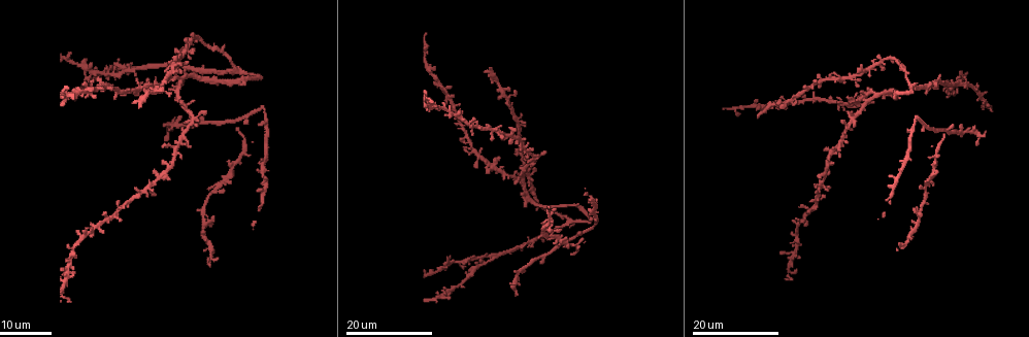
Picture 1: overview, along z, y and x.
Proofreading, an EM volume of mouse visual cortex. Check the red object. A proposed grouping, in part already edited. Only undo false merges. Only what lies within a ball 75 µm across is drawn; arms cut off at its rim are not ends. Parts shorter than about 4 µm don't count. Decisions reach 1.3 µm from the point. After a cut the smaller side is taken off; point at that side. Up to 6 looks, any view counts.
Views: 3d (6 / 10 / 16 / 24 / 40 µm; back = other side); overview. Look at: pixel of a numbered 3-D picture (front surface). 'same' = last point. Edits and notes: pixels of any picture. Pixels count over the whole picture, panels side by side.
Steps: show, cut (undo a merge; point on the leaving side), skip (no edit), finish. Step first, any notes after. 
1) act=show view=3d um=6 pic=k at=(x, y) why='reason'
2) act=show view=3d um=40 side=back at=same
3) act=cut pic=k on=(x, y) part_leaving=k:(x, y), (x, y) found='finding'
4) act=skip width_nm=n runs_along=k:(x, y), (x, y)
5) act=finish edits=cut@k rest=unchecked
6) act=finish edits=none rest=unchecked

act=show view=3d um=16 pic=1 at=(236, 81)

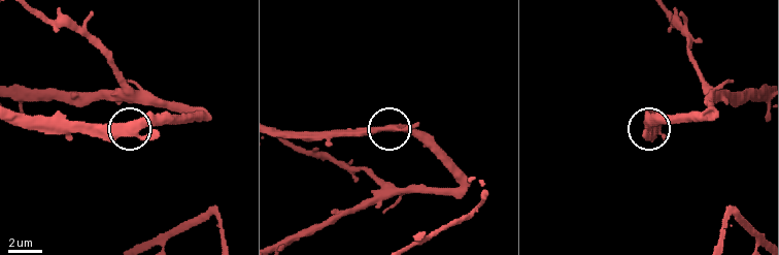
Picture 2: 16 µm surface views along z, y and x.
act=show view=3d um=10 pic=2 at=(383, 128)

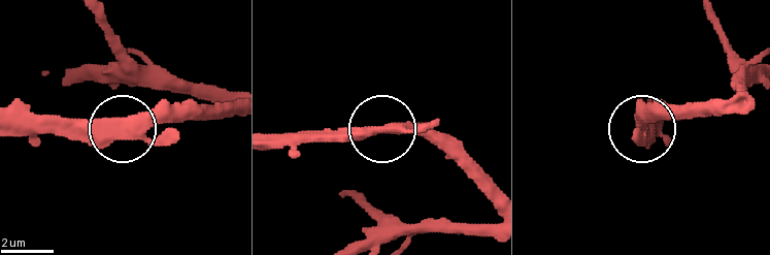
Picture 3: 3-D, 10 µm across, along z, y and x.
act=skip runs_along=3:(270, 133), (403, 126), (441, 133) found='continuous, no second neuron'

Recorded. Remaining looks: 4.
act=show view=3d um=16 pic=1 at=(877, 95) why='three-way junction'

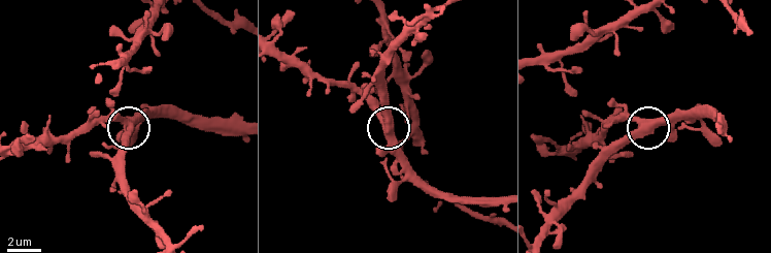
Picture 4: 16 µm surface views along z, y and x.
act=show view=3d um=10 pic=4 at=(381, 120)

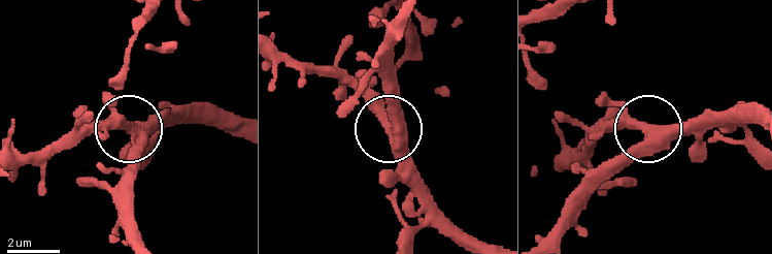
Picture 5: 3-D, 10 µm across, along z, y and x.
act=show view=3d um=10 side=back pic=5 at=(390, 126)

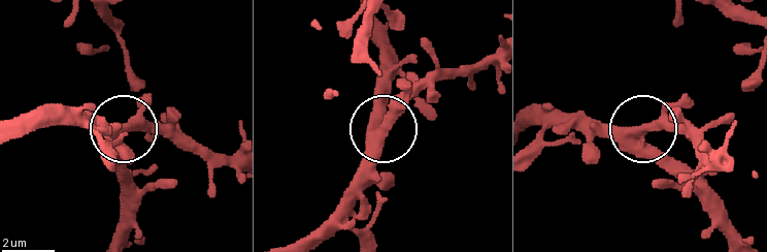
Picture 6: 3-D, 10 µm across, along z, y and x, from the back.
act=skip side_arm_um=49 arms=3 found='continuous, no second neuron'

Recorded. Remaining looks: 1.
act=finish edits=none rest=unchecked

